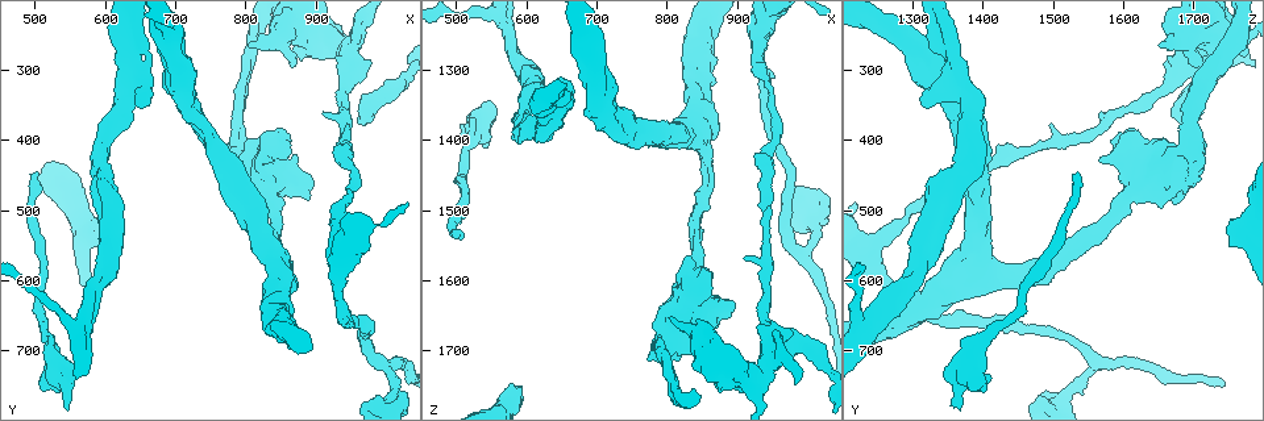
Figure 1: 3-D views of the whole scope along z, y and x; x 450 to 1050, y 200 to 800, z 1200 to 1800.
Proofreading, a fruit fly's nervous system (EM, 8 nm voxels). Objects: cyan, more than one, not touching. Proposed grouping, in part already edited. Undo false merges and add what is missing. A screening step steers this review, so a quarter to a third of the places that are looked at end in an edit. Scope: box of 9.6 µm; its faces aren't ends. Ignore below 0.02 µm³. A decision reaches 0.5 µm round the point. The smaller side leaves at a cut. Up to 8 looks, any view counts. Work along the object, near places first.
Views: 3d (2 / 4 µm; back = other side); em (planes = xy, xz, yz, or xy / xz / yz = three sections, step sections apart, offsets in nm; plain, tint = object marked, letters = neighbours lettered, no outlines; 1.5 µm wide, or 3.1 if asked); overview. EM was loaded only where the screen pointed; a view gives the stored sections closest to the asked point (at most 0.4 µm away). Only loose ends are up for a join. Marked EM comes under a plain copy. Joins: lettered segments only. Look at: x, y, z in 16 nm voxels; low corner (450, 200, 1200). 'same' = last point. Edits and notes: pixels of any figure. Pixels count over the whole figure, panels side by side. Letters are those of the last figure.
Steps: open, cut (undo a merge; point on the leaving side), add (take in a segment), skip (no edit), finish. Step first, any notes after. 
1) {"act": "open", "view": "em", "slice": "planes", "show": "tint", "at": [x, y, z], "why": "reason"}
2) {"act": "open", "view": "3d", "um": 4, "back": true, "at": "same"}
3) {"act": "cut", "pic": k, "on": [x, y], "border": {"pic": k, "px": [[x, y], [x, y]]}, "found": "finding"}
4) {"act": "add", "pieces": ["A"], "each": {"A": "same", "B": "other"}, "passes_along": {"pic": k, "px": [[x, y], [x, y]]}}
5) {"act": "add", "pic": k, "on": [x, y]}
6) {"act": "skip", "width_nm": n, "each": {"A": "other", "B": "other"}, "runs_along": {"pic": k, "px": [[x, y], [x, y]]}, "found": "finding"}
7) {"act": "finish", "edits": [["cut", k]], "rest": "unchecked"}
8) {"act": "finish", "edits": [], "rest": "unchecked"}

{"act": "open", "view": "3d", "um": 2, "back": true, "at": [935, 500, 1290], "why": "calibre changes"}

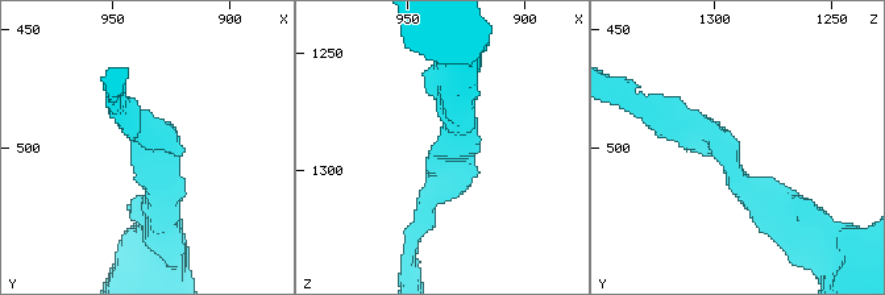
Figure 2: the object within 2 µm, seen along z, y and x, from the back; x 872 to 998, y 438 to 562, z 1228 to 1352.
{"act": "open", "view": "em", "slice": "planes", "show": "letters", "at": [932, 501, 1295]}

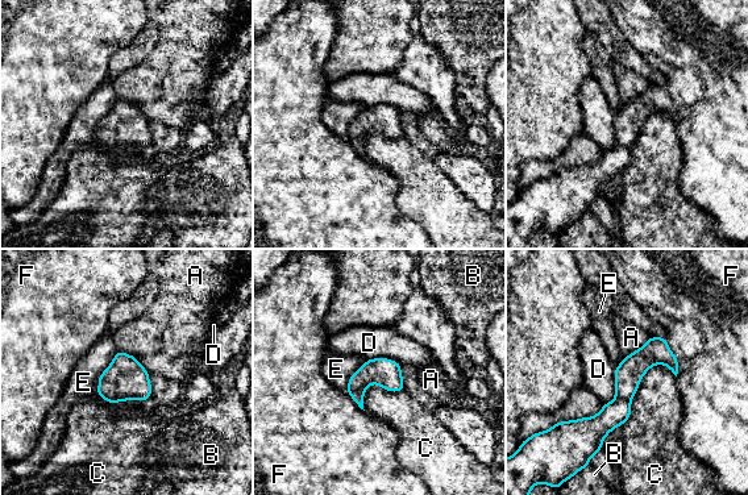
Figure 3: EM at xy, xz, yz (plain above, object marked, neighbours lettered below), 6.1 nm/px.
{"act": "skip", "each": {"A": "other", "B": "other", "C": "other", "D": "other", "E": "other", "F": "other"}, "found": "one neuron here"}

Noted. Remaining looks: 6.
{"act": "open", "view": "em", "slice": "xz", "step": 4, "show": "tint", "at": [955, 445, 1395], "why": "thick turns thin"}

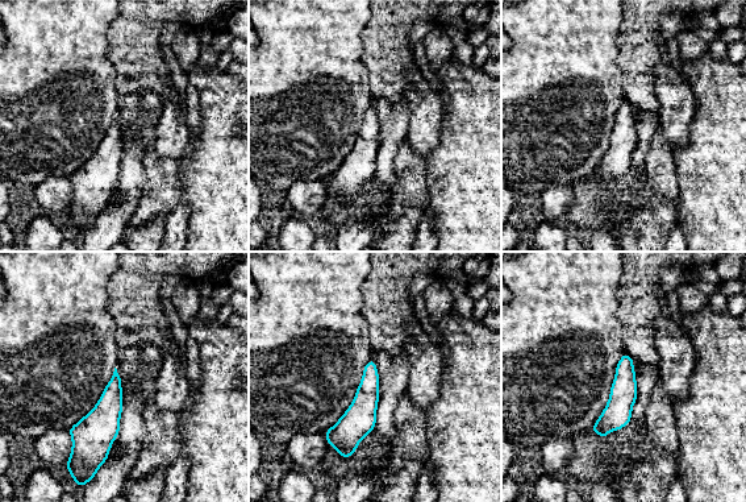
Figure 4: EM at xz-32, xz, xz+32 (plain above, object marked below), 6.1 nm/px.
{"act": "open", "view": "em", "slice": "planes", "show": "letters", "at": "same"}

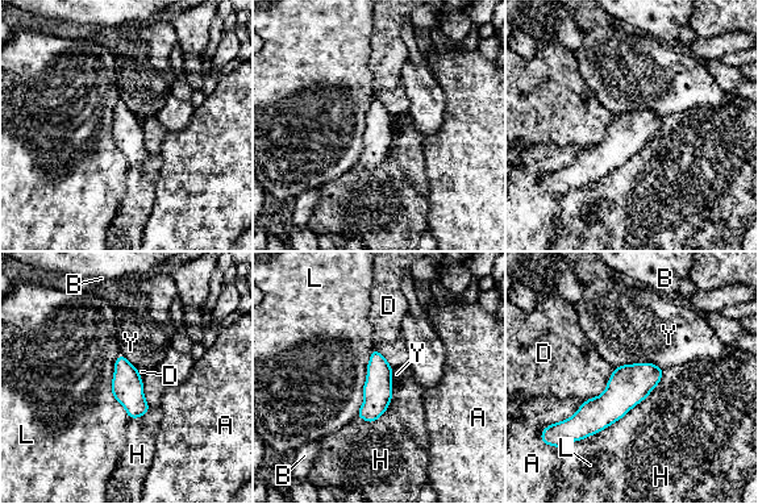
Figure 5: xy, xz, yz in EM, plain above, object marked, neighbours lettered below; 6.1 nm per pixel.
{"act": "skip", "width_nm": 180, "each": {"A": "other", "B": "other", "D": "other", "H": "other", "L": "other", "Y": "other"}, "runs_along": {"pic": 5, "px": [[658, 371], [634, 382], [575, 432]]}, "found": "all the same neuron"}

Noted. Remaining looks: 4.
{"act": "open", "view": "em", "slice": "xz", "step": 4, "show": "tint", "at": [505, 445, 1535], "why": "an open end"}

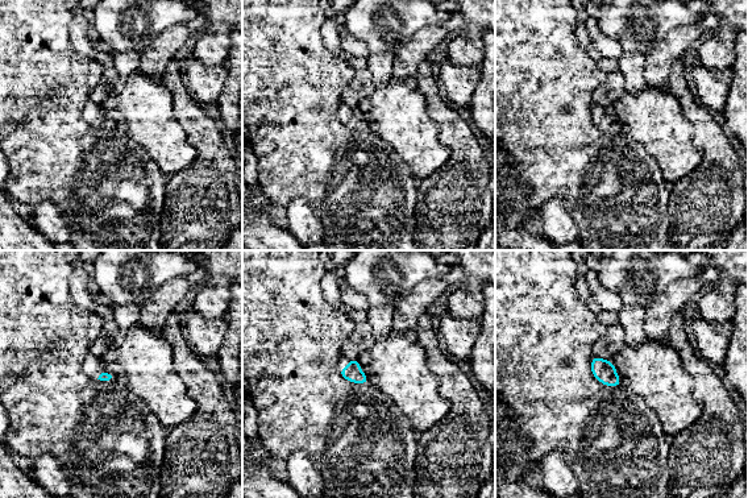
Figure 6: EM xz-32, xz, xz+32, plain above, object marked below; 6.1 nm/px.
{"act": "open", "view": "em", "slice": "planes", "show": "letters", "at": "same"}

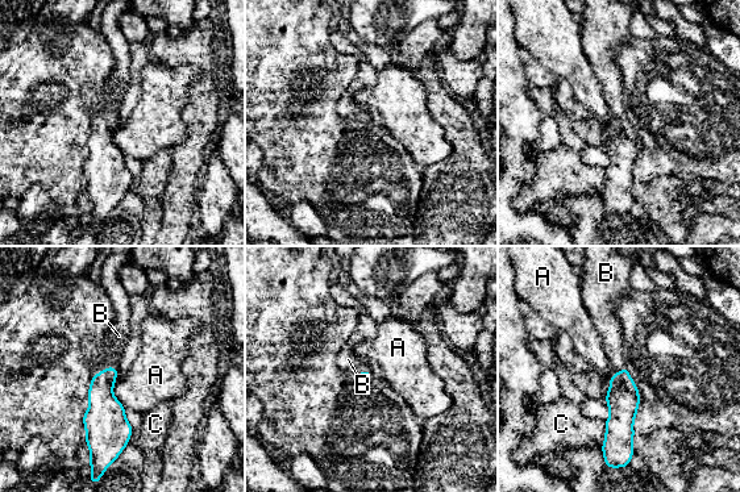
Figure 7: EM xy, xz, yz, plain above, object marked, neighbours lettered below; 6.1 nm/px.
{"act": "add", "pic": 7, "on": [119, 336], "each": {"A": "other", "B": "same", "C": "other"}, "passes_along": {"pic": 7, "px": [[104, 409], [105, 368], [119, 336]]}, "found": "the neuron continues"}

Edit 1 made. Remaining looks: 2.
{"act": "finish", "edits": [["add", 7]], "rest": "unchecked"}

